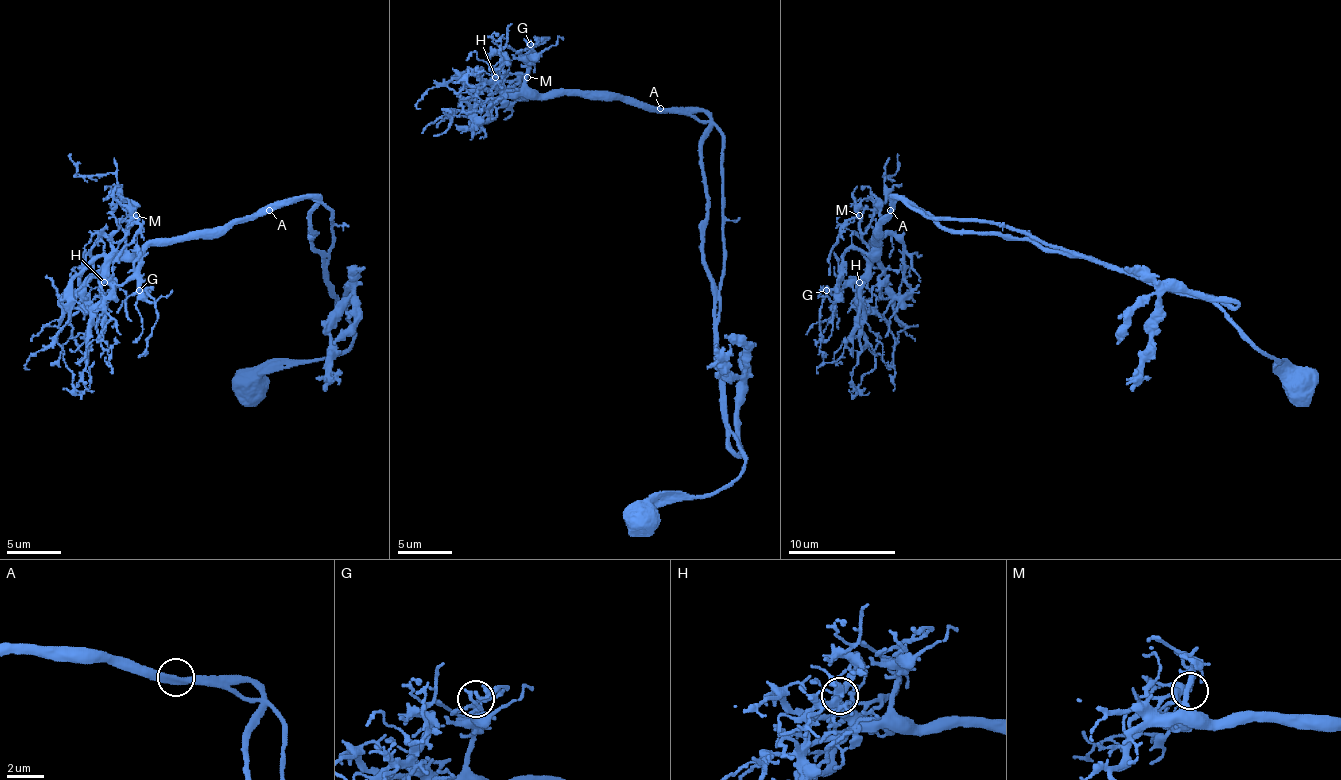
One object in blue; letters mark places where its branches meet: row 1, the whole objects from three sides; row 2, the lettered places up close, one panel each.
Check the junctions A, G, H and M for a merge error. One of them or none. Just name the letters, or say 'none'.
none

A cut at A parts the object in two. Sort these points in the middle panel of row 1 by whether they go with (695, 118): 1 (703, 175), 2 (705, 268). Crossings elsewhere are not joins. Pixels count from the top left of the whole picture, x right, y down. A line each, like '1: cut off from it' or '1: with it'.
1: cut off from it
2: cut off from it

